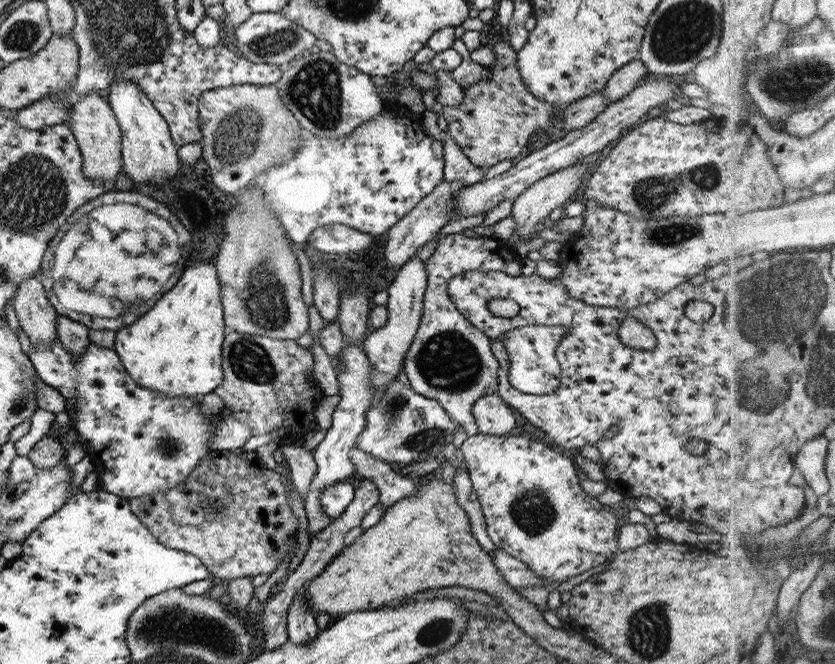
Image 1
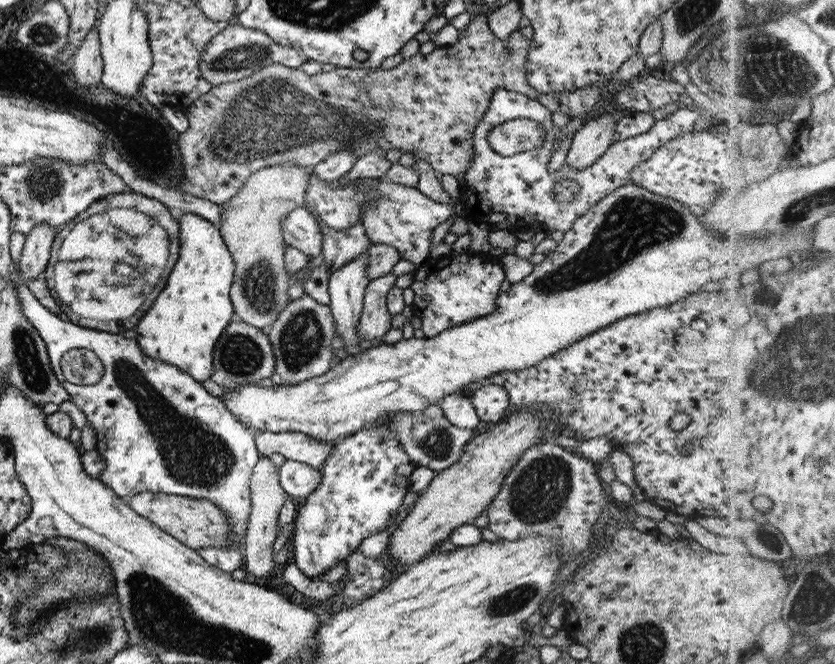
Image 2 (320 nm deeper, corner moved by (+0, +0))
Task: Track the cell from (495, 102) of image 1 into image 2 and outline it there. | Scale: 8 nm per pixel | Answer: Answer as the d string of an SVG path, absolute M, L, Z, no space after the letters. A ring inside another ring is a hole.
M475 14L470 16L470 21L463 30L458 30L457 42L448 46L435 47L430 54L421 54L417 52L410 58L403 58L400 64L397 64L395 68L389 68L389 70L382 70L379 68L334 68L330 72L319 72L309 76L300 69L291 69L283 64L271 64L257 70L251 76L234 81L227 82L218 86L213 86L211 90L205 94L196 98L189 106L188 109L183 110L187 121L189 122L188 128L178 134L177 148L180 154L180 168L182 168L183 180L181 180L181 192L189 194L197 198L203 198L209 202L214 202L220 205L225 201L228 201L241 187L243 183L247 181L249 175L256 170L265 168L266 166L273 166L282 162L290 162L294 165L299 165L310 169L314 164L317 164L320 160L323 160L328 154L336 152L336 150L350 150L353 154L356 154L358 159L364 154L369 154L372 150L380 148L383 151L387 150L400 150L401 152L409 152L412 154L412 158L422 158L437 175L438 174L456 174L462 173L467 170L469 166L472 146L471 146L471 135L474 126L481 122L483 114L487 112L489 101L492 98L492 94L495 90L503 89L510 90L516 93L524 94L527 98L535 99L539 101L539 104L549 112L555 113L560 112L569 116L569 120L577 118L577 116L584 116L589 113L594 104L599 99L600 88L583 88L575 89L574 91L559 91L552 93L539 93L527 84L525 80L525 57L527 57L527 51L529 51L529 39L523 39L518 30L513 30L507 35L507 39L499 40L489 30L487 19L485 15Z

